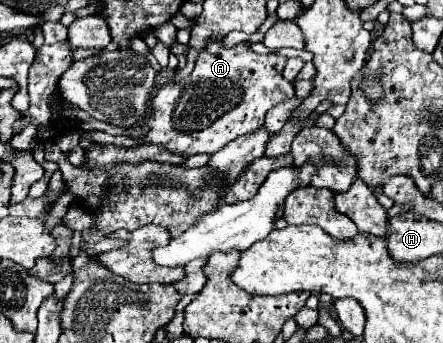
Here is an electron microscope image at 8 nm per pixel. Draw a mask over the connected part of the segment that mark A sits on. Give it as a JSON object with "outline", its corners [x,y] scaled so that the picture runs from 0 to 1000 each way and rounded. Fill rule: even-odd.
{"outline":[[[476,117],[454,152],[440,181],[440,204],[431,222],[422,222],[422,245],[372,245],[350,262],[350,292],[341,292],[341,338],[332,338],[332,362],[341,367],[336,391],[318,408],[332,420],[368,420],[386,431],[395,449],[436,455],[436,449],[485,449],[521,408],[553,397],[562,385],[576,385],[576,373],[594,367],[598,332],[621,303],[661,286],[666,262],[661,245],[639,227],[639,192],[648,187],[648,169],[625,157],[589,163],[567,146],[562,122],[540,122],[526,140],[508,140],[499,117]]]}

